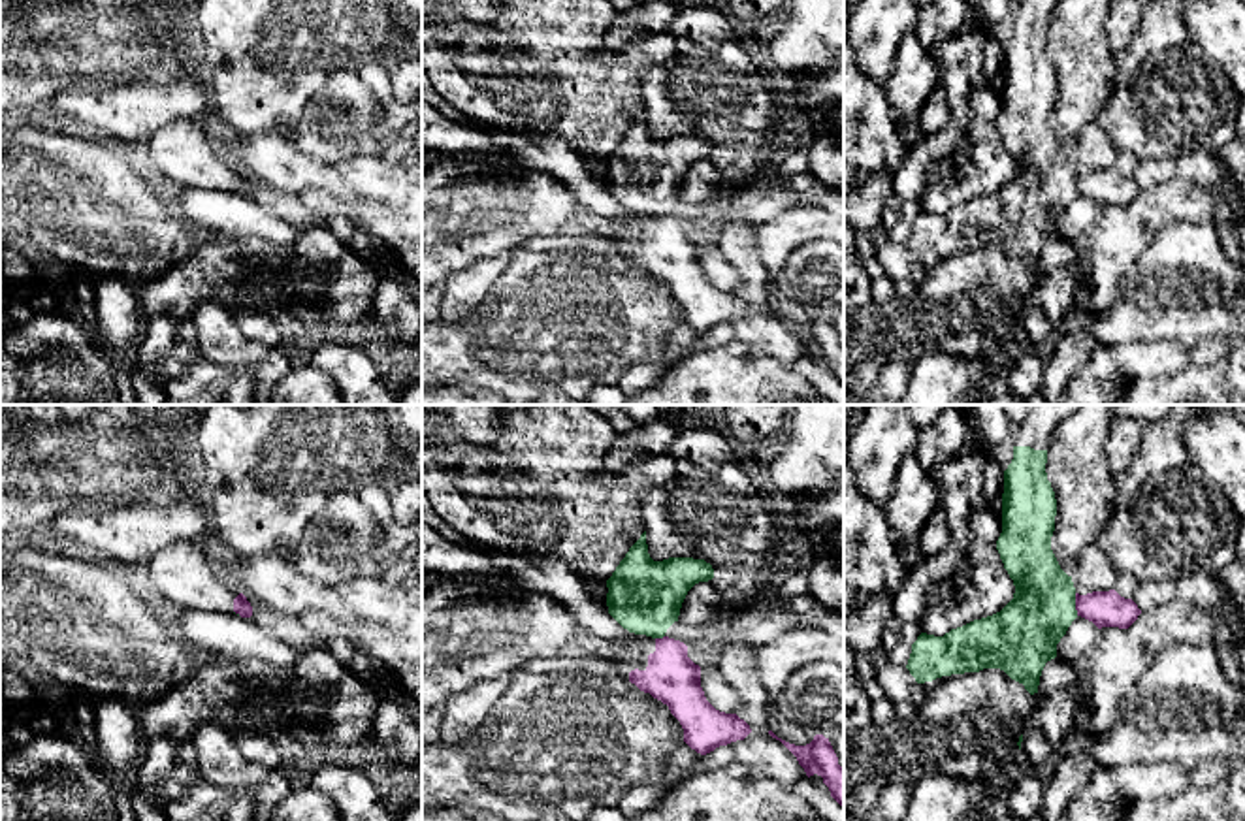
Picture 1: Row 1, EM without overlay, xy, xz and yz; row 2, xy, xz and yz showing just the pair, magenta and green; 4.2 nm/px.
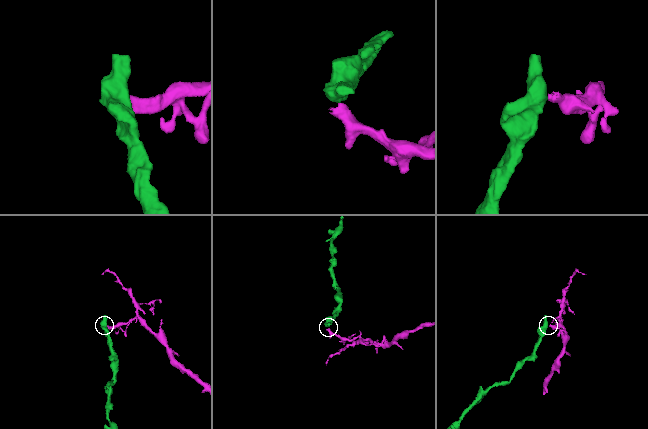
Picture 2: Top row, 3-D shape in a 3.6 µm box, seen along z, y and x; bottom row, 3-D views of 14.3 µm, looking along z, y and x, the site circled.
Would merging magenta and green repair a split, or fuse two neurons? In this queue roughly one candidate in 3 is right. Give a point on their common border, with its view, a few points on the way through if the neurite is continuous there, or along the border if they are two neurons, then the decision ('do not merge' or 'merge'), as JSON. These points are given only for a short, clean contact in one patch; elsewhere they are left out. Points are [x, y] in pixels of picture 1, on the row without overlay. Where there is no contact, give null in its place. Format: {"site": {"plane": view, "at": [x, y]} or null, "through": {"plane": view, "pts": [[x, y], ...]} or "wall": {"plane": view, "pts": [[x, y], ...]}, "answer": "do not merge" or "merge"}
{"site": {"plane": "yz", "at": [1076, 183]}, "wall": {"plane": "yz", "pts": [[1074, 172], [1078, 193]]}, "answer": "do not merge"}

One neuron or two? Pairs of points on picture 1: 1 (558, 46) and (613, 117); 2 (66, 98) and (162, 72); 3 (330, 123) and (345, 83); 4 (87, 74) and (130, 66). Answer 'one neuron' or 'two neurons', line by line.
1: one neuron
2: two neurons
3: one neuron
4: one neuron

